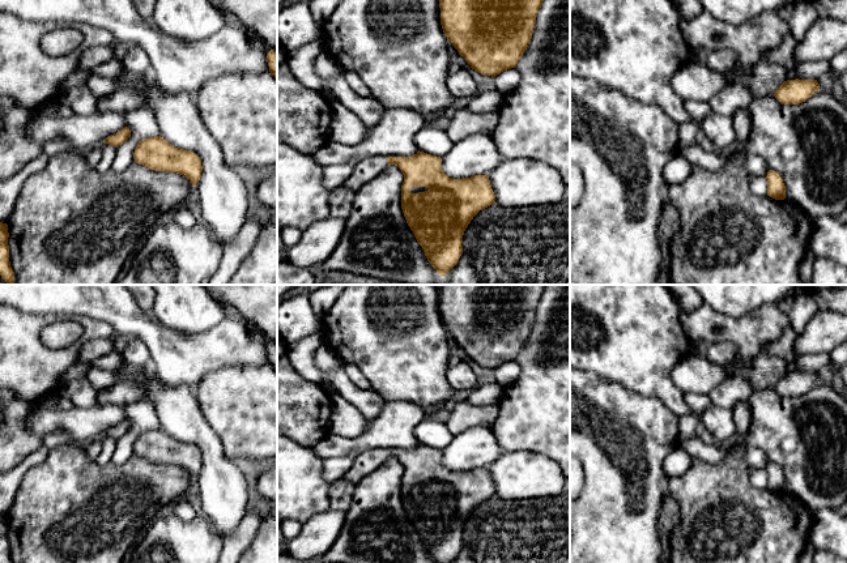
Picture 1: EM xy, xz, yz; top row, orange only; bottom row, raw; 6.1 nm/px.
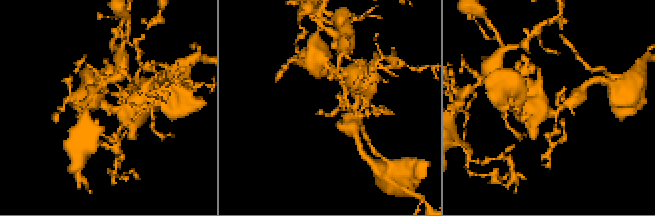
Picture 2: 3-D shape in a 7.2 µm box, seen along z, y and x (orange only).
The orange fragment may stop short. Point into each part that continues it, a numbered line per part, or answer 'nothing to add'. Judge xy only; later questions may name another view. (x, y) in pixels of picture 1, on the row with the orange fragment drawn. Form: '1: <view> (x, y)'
nothing to add

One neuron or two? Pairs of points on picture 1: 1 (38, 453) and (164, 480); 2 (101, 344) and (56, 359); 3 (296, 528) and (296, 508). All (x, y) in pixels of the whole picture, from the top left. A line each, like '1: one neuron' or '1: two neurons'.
1: two neurons
2: two neurons
3: two neurons

